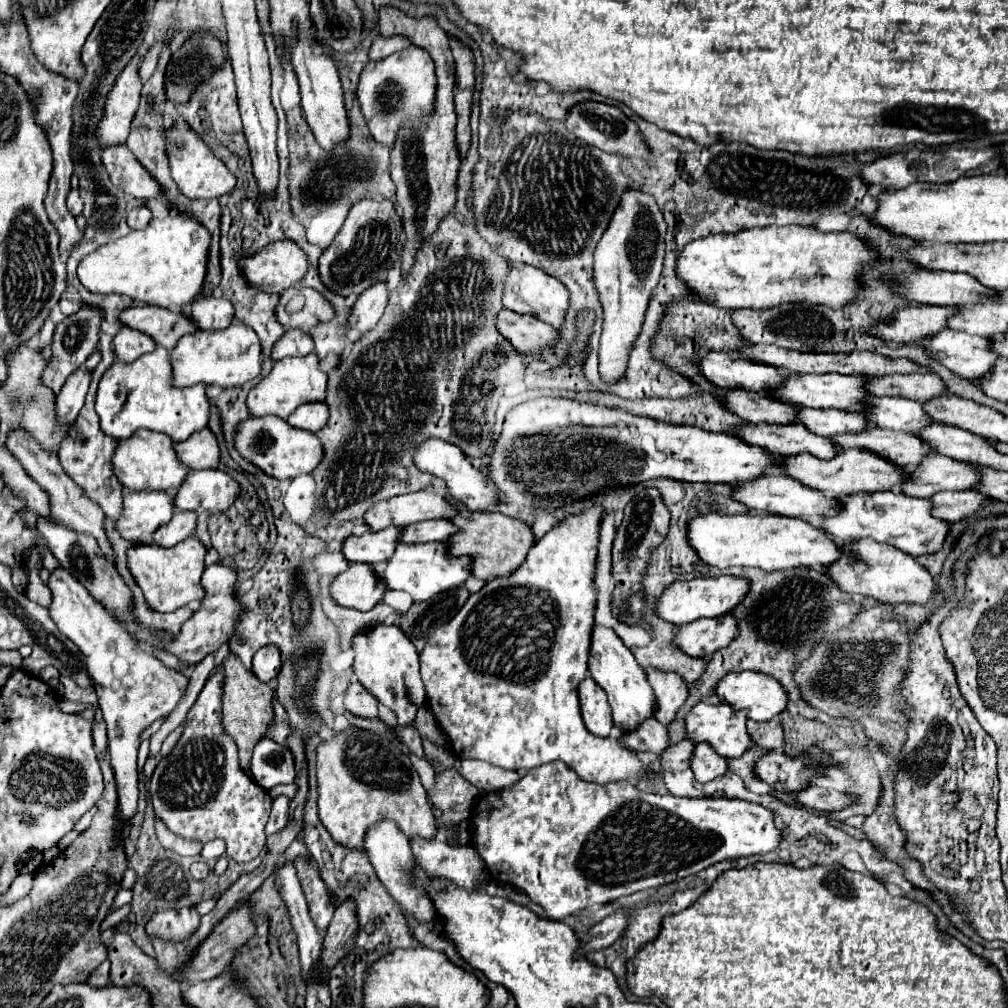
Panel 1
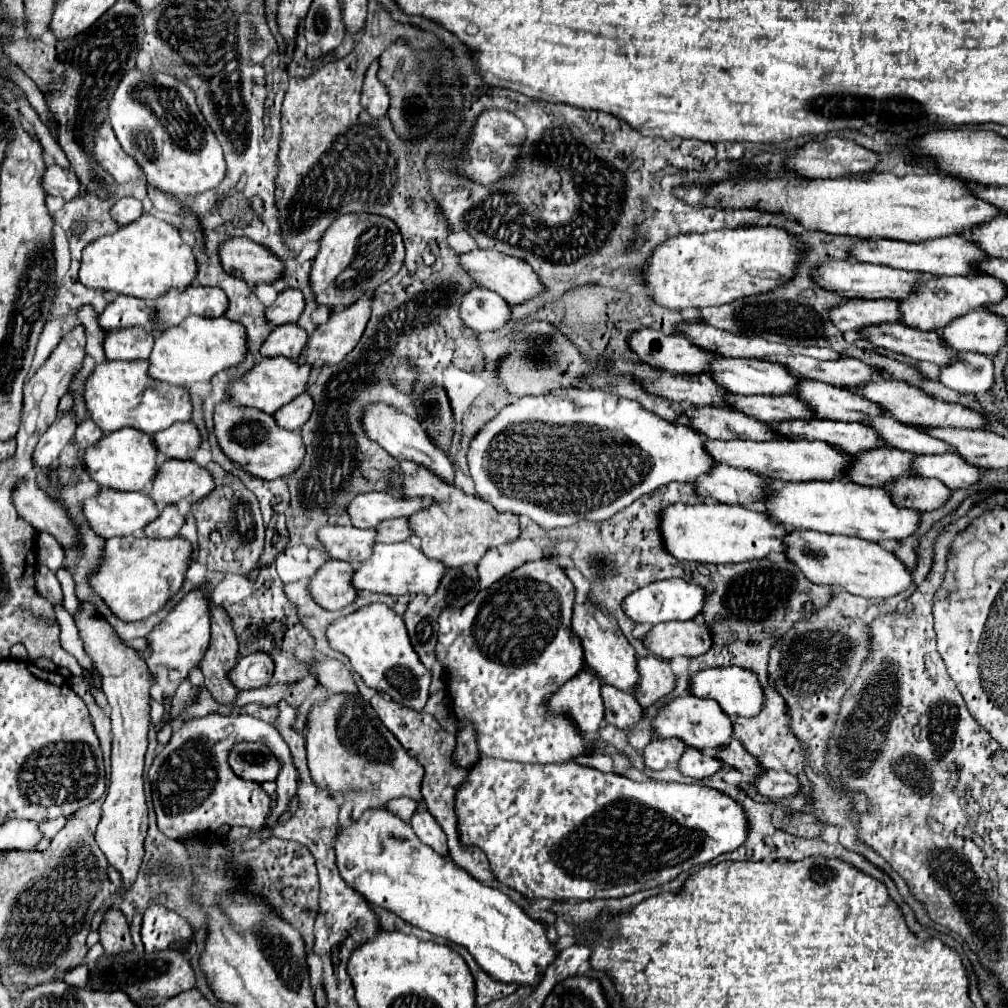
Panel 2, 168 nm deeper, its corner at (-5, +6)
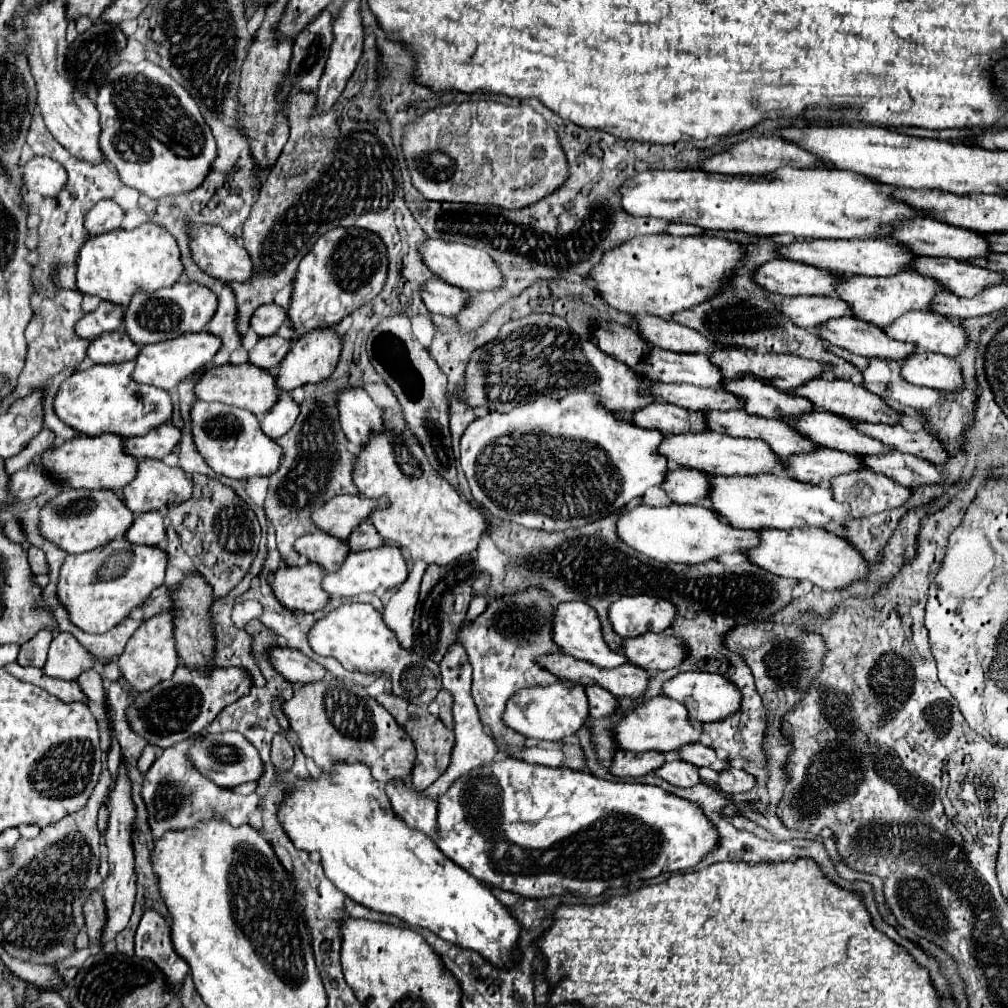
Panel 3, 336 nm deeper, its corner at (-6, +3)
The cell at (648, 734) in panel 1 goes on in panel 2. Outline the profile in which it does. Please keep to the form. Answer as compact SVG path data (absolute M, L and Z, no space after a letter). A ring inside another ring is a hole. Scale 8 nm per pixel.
M602 686L602 698L606 702L606 722L630 730L644 718L644 708L636 702L632 694L614 690L614 686Z

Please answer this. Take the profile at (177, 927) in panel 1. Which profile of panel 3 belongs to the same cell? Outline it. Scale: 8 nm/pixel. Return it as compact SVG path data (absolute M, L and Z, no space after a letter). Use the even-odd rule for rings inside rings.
M147 911L135 933L135 955L151 959L165 975L167 989L177 989L189 973L189 965L171 945L171 929L157 911Z

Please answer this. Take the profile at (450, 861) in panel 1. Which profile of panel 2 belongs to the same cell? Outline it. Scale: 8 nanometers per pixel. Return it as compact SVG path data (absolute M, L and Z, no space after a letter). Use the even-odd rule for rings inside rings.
M418 810L412 818L412 830L416 836L430 848L434 848L440 856L448 856L448 846L446 846L446 834L442 834L442 828L438 822L434 822L432 814L428 810Z

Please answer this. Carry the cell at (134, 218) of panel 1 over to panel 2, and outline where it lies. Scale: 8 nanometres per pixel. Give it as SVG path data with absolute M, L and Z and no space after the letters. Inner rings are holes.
M122 198L118 200L118 204L112 208L112 218L120 224L120 226L126 226L134 220L138 220L144 212L144 206L140 200L136 198Z

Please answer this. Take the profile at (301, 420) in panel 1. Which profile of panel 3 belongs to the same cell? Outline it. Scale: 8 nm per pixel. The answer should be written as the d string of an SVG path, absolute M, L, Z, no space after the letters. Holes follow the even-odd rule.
M281 393L277 403L273 405L273 409L259 419L261 421L261 431L269 439L277 439L291 429L297 415L299 415L299 405L291 399L289 393Z

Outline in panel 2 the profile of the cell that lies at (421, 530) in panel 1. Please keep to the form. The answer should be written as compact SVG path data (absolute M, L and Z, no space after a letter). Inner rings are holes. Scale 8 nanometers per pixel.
M394 518L390 522L382 522L382 526L376 526L376 530L378 542L404 542L414 536L408 518Z

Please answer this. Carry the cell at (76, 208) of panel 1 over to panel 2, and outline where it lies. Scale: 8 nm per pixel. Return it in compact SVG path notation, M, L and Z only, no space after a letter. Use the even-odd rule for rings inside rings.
M58 164L46 166L42 186L50 196L62 196L64 200L72 200L80 194L80 182L76 174L72 170L60 168Z

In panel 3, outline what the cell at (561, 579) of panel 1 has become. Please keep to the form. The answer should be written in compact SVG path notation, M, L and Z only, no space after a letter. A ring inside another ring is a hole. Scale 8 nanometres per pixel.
M525 589L511 597L499 597L489 603L487 611L471 625L463 625L457 641L467 649L473 667L473 699L479 709L481 723L493 733L499 743L499 751L509 755L525 747L525 737L503 725L503 709L507 697L521 687L549 685L557 681L553 673L545 673L535 665L535 657L547 653L559 653L551 645L551 603L541 589Z

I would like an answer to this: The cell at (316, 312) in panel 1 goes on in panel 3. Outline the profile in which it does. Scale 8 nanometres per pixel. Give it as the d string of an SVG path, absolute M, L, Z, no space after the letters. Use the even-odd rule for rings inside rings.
M275 303L271 305L261 305L259 309L255 309L255 313L251 315L249 327L259 335L259 337L269 337L275 335L277 329L283 325L283 321L287 319L287 313L277 307Z

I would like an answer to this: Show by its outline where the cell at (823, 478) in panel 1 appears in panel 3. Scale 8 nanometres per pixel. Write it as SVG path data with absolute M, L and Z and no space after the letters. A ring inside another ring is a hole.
M699 431L699 433L667 433L657 447L657 453L665 457L669 463L685 465L691 469L697 469L705 475L743 475L743 473L765 473L773 467L781 467L781 459L767 449L767 443L763 441L747 441L747 439L735 439L727 437L723 433L711 433L711 431Z

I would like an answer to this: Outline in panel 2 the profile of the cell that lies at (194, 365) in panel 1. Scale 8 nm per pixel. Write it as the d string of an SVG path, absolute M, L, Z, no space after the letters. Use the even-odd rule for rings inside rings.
M190 316L180 326L168 328L156 338L154 350L150 354L150 376L160 382L186 386L194 382L212 380L218 372L238 366L246 360L248 336L240 322L232 322L226 316L202 318Z

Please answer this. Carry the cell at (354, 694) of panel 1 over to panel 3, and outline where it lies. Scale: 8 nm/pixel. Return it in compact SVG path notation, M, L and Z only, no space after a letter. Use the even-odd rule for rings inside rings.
M275 645L269 651L269 659L273 669L289 683L311 683L327 673L319 663L311 661L307 655L287 645Z

